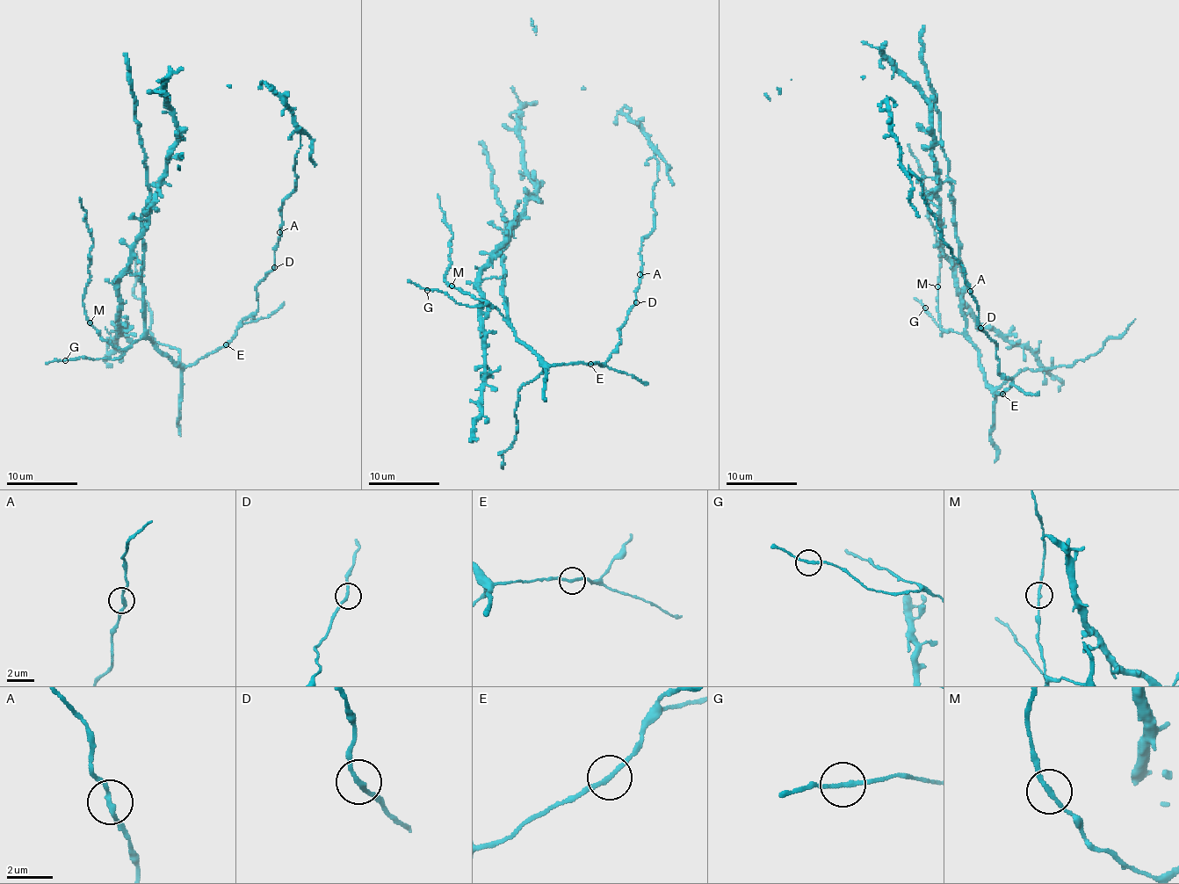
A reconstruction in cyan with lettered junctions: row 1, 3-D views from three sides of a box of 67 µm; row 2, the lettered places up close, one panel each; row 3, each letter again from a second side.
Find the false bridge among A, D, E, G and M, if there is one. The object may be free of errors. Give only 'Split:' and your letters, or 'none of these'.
Split: none of these

